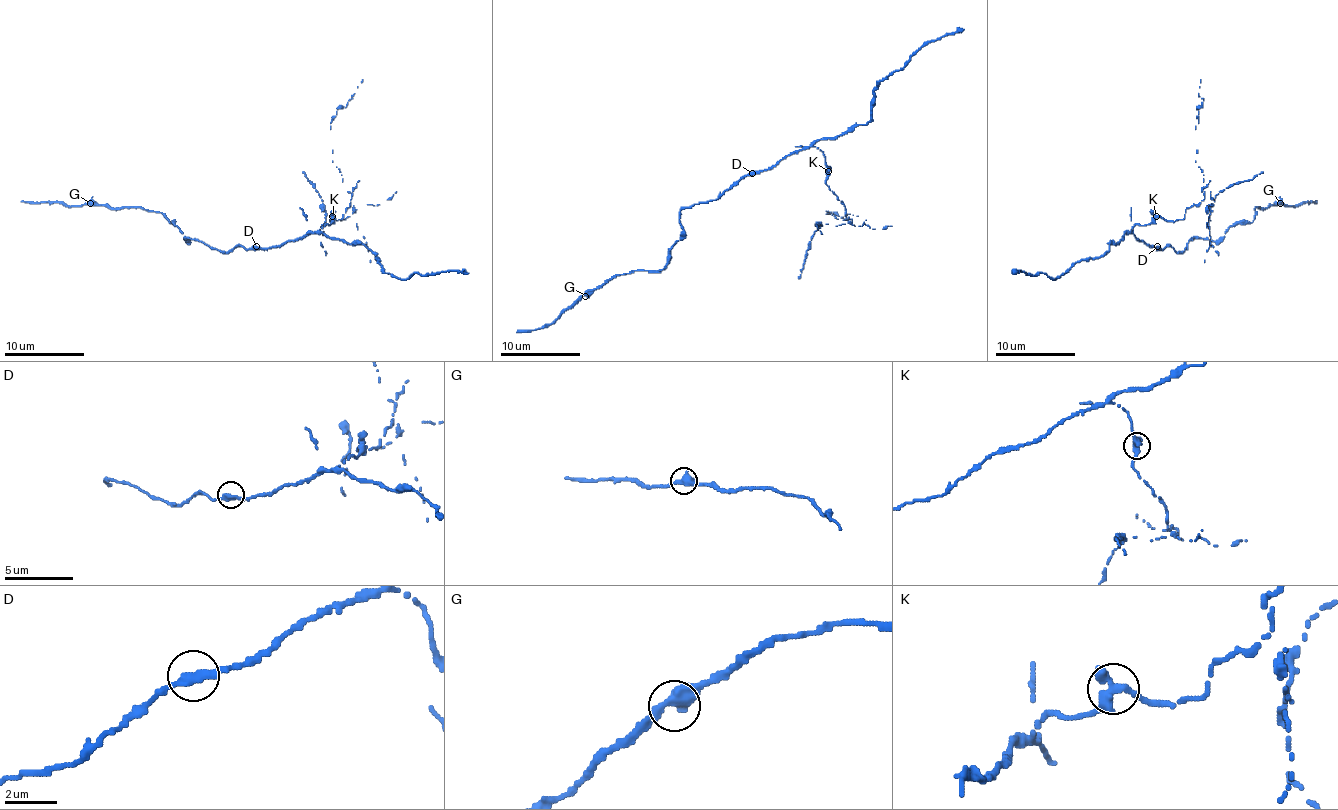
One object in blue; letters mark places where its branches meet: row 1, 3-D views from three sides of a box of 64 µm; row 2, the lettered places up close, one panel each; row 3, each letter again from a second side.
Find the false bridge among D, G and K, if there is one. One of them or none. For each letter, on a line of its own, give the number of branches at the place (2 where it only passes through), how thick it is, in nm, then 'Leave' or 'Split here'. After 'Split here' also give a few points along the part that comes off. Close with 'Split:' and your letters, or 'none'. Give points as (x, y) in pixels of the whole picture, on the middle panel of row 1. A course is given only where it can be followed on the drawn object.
D: Branches: 2. Thickness 320 nm. Leave
G: Branches: 2. Thickness 440 nm. Leave
K: Branches: 2. Thickness 460 nm. Split here
Split: K

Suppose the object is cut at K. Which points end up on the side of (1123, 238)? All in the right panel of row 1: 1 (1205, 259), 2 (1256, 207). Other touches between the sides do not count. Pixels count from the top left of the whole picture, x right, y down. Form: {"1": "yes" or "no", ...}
{"1": "no", "2": "yes"}

